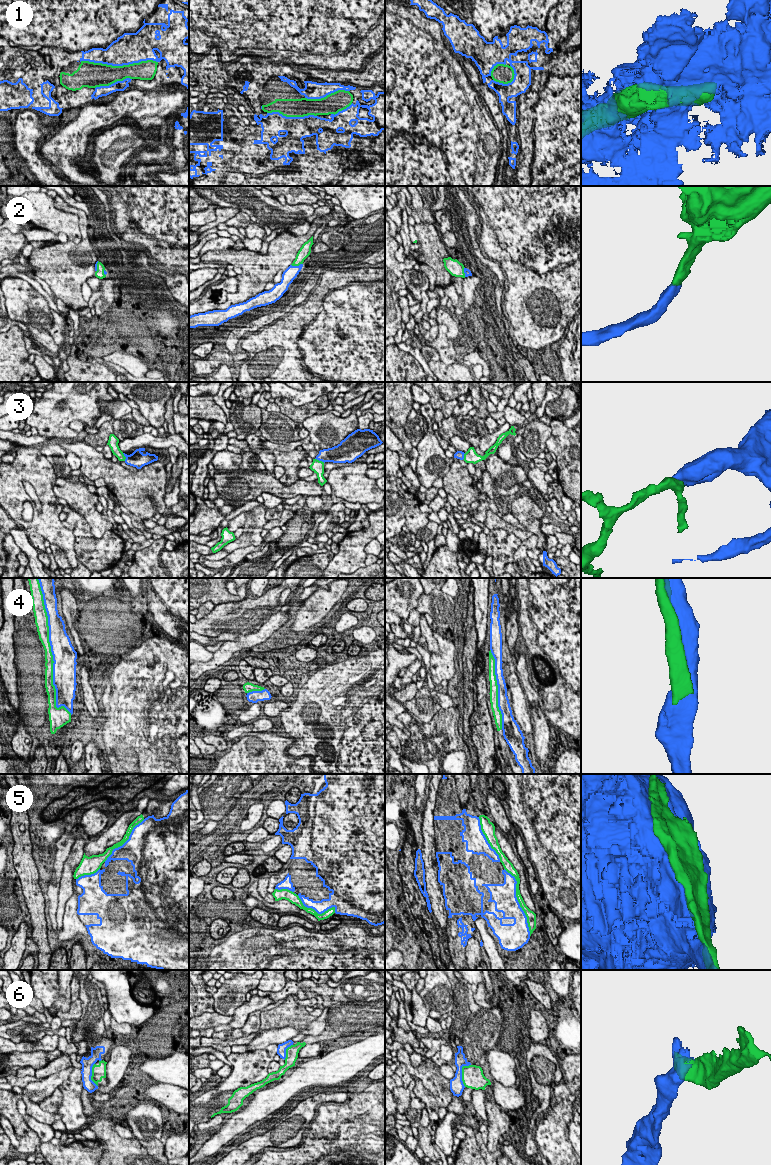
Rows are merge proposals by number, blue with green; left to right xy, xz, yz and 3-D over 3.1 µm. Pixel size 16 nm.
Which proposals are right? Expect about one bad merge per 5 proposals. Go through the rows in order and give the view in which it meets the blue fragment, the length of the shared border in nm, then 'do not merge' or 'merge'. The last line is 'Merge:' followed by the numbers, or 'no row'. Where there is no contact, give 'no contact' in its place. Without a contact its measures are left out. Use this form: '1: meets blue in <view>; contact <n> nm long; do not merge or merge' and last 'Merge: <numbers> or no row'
1: meets blue in xy; contact 1250 nm long; merge
2: meets blue in xz; contact 190 nm long; merge
3: meets blue in xz; contact 170 nm long; merge
4: meets blue in xy; contact 2250 nm long; do not merge
5: meets blue in yz; contact 1150 nm long; do not merge
6: meets blue in yz; contact 380 nm long; do not merge
Merge: 1, 2, 3

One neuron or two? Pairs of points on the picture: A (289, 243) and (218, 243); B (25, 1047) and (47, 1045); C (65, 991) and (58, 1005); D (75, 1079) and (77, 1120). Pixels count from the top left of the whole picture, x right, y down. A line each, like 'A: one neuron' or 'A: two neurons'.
A: two neurons
B: one neuron
C: one neuron
D: one neuron

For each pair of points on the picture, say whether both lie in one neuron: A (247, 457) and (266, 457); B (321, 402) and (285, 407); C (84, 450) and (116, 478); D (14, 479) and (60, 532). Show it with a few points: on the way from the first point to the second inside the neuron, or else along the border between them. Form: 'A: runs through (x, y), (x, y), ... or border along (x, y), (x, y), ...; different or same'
A: border along (251, 450), (258, 456), (266, 469); different
B: runs through (312, 408), (309, 410), (294, 410); same
C: runs through (92, 458), (102, 468), (108, 470); same
D: runs through (32, 479), (45, 492), (50, 514); same

